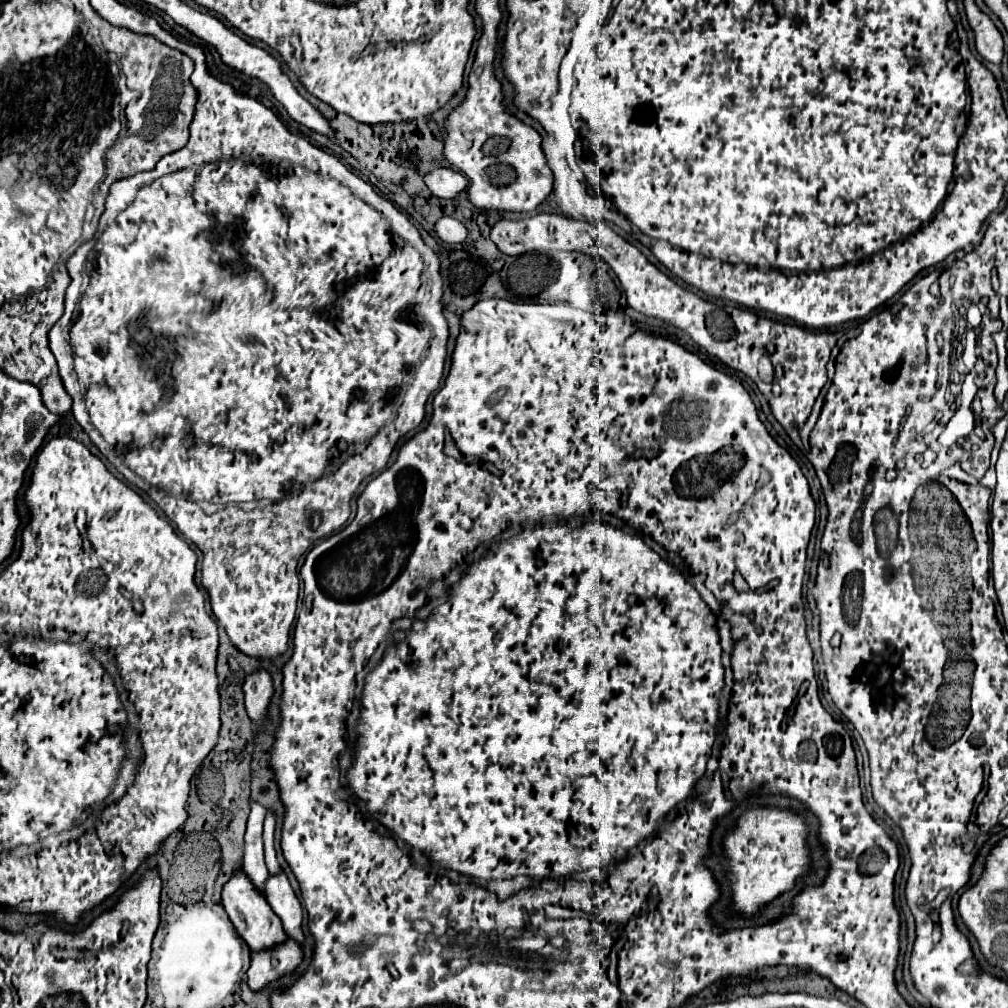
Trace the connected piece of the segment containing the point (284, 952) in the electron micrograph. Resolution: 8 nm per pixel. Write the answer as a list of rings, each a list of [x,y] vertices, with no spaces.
[[[287,939],[285,943],[251,955],[251,967],[247,971],[249,975],[249,989],[253,993],[263,991],[267,985],[279,981],[285,975],[291,975],[303,961],[301,947]]]

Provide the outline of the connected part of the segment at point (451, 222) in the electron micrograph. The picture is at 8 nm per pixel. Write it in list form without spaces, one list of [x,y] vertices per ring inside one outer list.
[[[451,216],[440,218],[435,224],[435,231],[445,243],[463,243],[467,239],[467,227]]]

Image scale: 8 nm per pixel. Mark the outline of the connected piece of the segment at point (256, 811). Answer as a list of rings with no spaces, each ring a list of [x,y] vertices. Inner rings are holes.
[[[251,801],[251,813],[245,831],[245,857],[243,857],[243,871],[249,875],[249,881],[253,883],[253,887],[259,889],[259,893],[263,893],[265,877],[269,877],[269,871],[263,861],[263,837],[261,837],[265,813],[267,809],[261,803]]]

